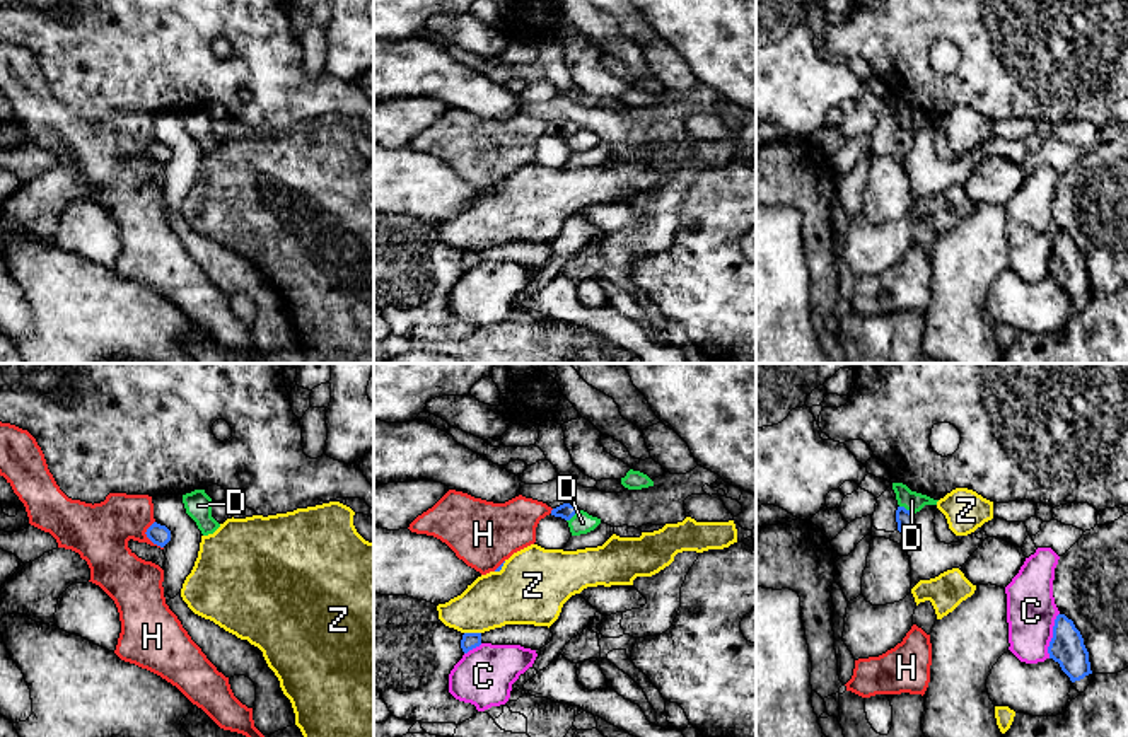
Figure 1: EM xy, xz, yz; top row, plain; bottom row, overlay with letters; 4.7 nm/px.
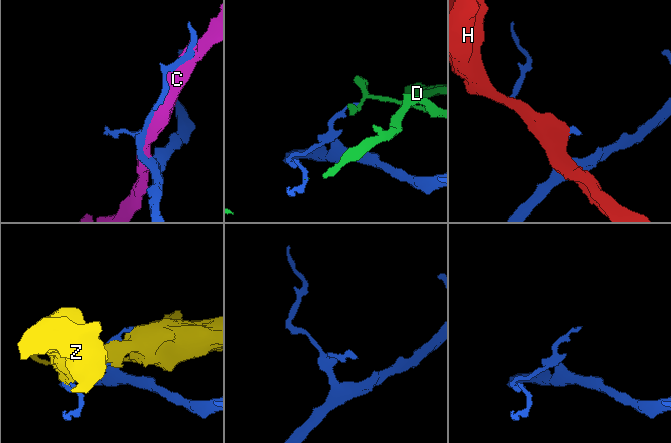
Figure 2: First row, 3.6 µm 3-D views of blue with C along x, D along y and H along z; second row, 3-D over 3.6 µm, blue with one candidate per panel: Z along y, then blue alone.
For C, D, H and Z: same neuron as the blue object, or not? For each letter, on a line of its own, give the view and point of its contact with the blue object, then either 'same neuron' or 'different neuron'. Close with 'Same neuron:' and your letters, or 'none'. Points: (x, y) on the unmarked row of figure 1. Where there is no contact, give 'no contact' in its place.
C: meets blue in yz at (1053, 253); different neuron
D: meets blue in yz at (905, 127); different neuron
H: meets blue in xy at (147, 154); different neuron
Z: meets blue in xz at (473, 251); different neuron
Same neuron: none

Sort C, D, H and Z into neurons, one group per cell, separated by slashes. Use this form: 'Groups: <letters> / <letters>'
Groups: C / D / H / Z

